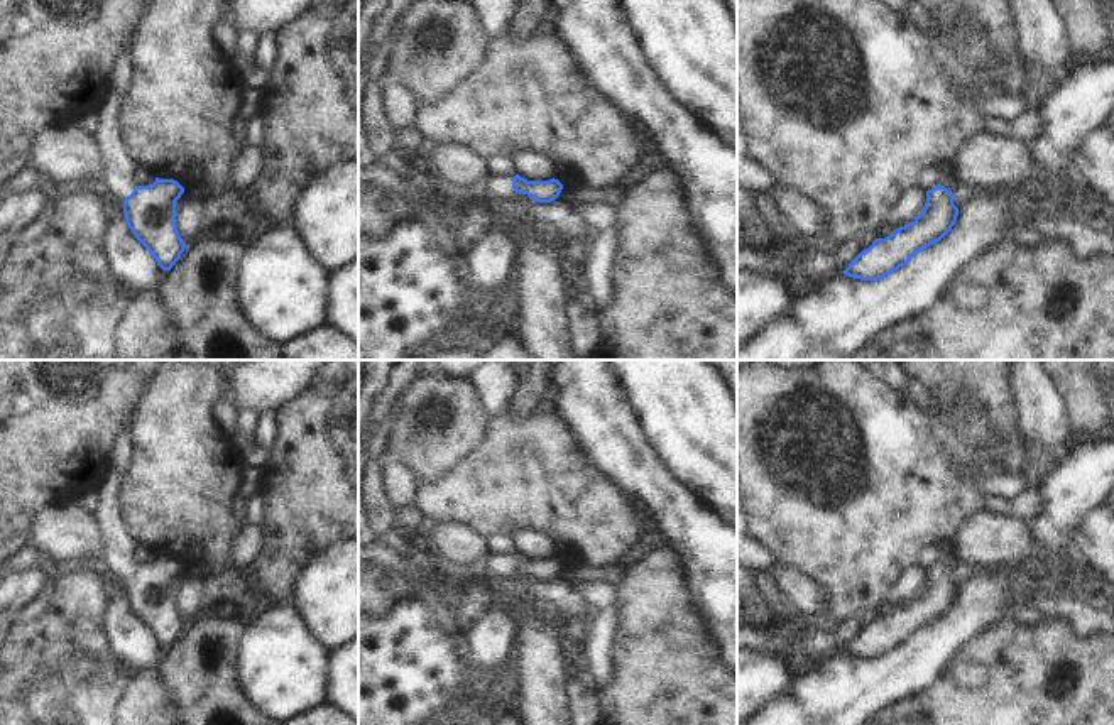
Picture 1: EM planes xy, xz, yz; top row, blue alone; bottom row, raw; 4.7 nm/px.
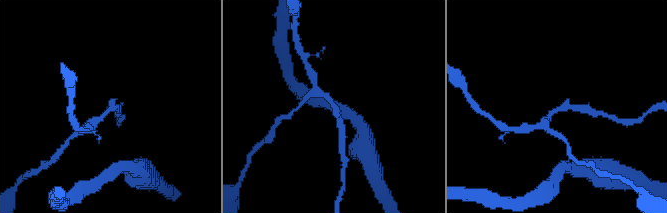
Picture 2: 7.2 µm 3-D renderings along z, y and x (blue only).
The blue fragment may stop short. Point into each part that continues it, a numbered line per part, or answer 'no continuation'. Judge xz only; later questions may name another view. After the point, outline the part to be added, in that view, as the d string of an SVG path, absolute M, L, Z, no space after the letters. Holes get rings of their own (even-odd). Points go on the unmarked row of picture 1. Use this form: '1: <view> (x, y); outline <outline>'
1: xz (499, 565); outline M489 549L483 556L483 561L487 564L483 578L512 578L516 575L512 558L504 553L494 553Z

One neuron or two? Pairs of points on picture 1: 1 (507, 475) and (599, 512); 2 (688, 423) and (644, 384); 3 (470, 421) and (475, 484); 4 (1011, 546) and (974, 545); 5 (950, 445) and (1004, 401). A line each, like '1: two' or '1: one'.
1: one
2: one
3: two
4: one
5: two

